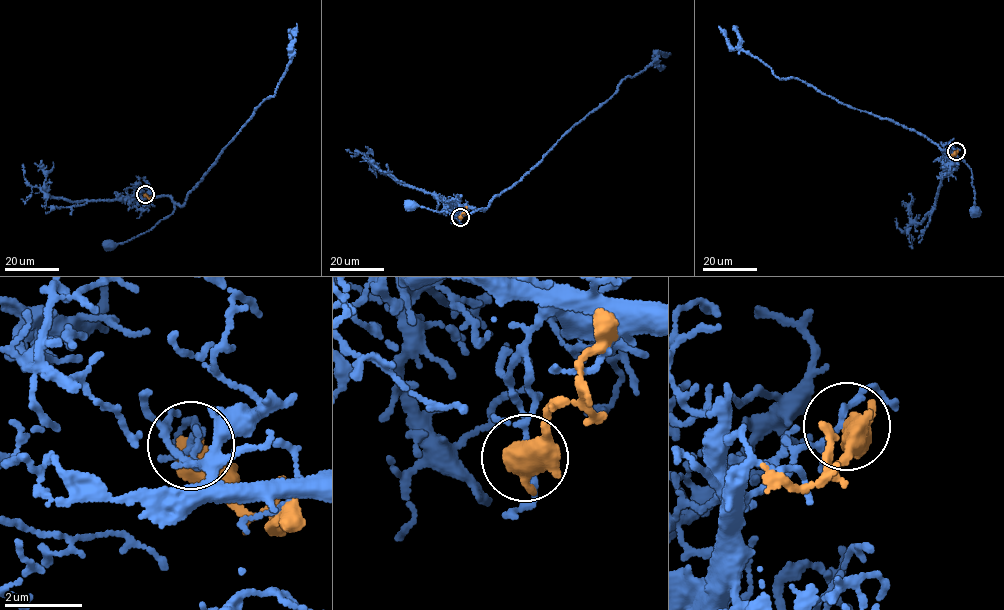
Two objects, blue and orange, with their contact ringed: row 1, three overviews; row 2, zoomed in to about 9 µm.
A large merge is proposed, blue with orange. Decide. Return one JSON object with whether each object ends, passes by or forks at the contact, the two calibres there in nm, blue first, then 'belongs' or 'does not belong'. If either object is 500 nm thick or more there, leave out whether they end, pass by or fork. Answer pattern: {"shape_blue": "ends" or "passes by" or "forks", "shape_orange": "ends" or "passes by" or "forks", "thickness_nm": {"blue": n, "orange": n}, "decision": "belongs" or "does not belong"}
{"thickness_nm": {"blue": 130, "orange": 700}, "decision": "does not belong"}

